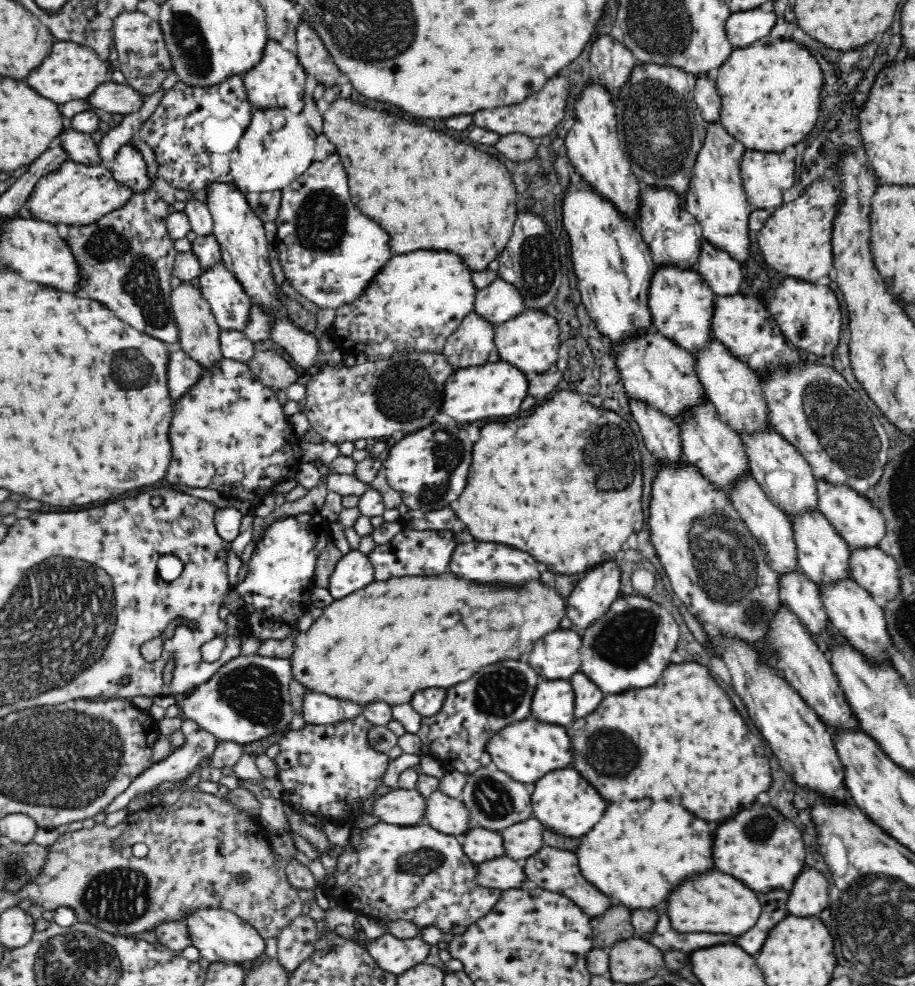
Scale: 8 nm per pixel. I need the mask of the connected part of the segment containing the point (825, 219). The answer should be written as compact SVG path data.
M836 173L815 180L806 192L794 202L784 202L776 212L766 220L764 228L759 230L758 244L764 256L764 262L786 276L802 278L808 282L816 282L822 276L828 277L833 269L832 256L832 218L836 215L838 201L838 186L840 177Z

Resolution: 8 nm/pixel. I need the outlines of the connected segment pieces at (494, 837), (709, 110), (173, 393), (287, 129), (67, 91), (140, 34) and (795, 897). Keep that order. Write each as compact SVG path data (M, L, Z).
M472 826L459 836L462 841L463 851L476 865L505 855L503 838L499 831Z
M708 74L697 75L694 80L693 97L705 122L719 122L721 96L715 82L715 75Z
M172 344L167 362L167 387L169 396L179 399L205 373L204 367L190 358L182 347Z
M253 106L252 114L249 120L249 126L244 131L244 135L238 144L236 150L231 153L230 175L233 183L244 194L248 192L272 193L282 191L288 187L300 175L304 174L312 165L315 157L315 141L317 135L309 126L306 115L302 113L293 113L290 109L268 107L261 109Z
M56 41L53 44L50 56L28 76L28 84L44 98L52 99L59 106L70 100L86 100L88 96L104 82L112 80L110 71L114 67L104 61L99 54L87 46L75 42Z
M124 10L112 20L112 34L118 53L115 66L124 73L124 82L132 86L142 97L158 91L162 81L173 73L172 57L168 54L159 22L143 11Z
M810 868L800 874L788 896L788 910L794 916L816 916L828 906L828 880L818 870Z

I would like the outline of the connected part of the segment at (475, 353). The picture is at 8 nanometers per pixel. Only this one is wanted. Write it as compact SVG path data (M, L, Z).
M476 311L468 313L454 333L446 338L443 355L456 369L482 366L495 348L493 324Z

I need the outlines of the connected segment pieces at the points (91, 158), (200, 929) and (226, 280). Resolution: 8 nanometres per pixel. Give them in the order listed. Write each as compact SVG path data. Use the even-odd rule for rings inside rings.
M70 128L64 129L60 134L60 147L66 150L70 161L84 164L85 166L106 166L100 159L99 146L92 140L91 134L82 134Z
M214 907L200 909L182 921L188 929L191 945L196 946L201 957L211 963L236 963L248 967L265 957L263 935L251 923L229 910Z
M223 261L198 276L195 285L204 300L208 301L221 329L244 330L250 318L252 303L240 281L230 273Z

